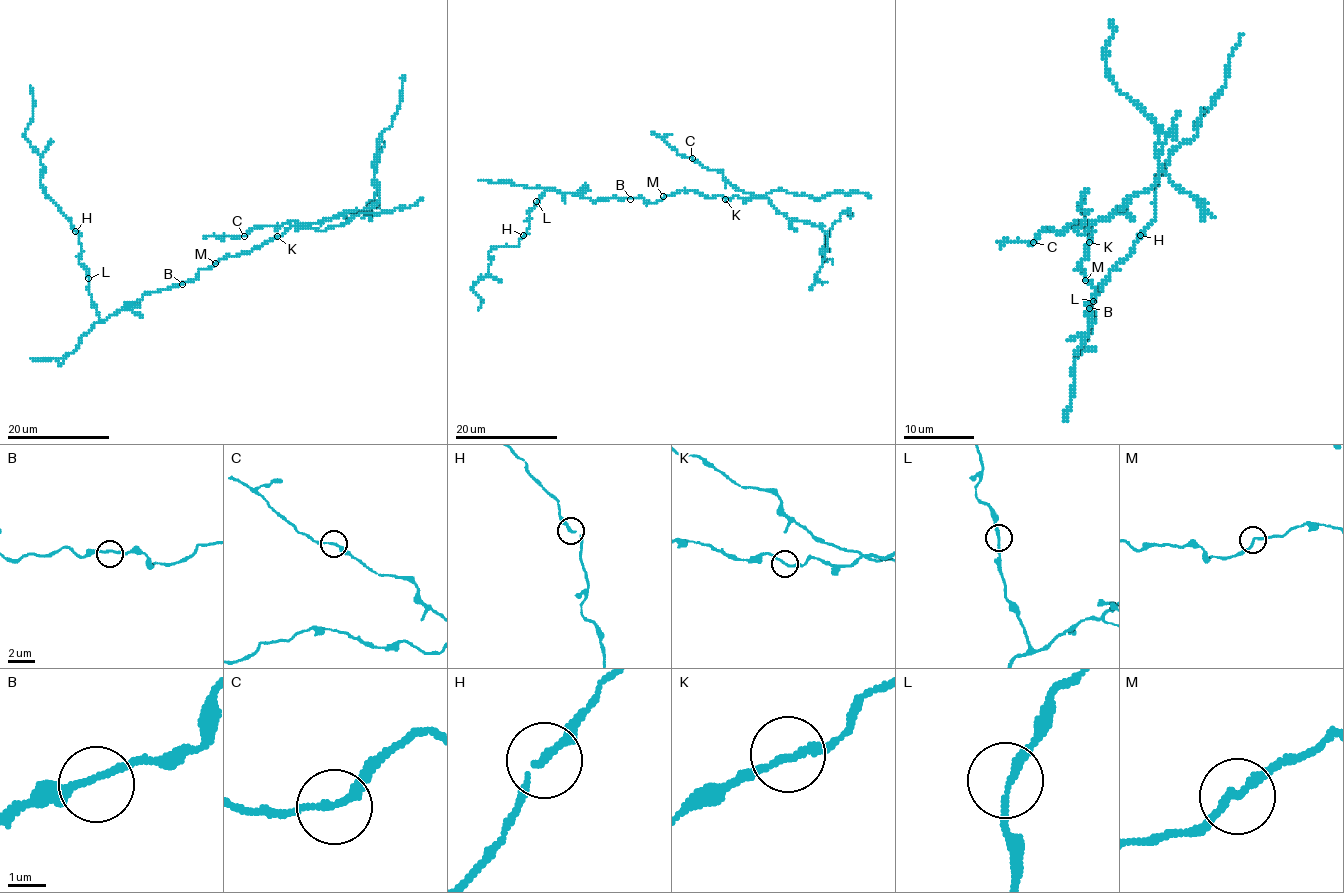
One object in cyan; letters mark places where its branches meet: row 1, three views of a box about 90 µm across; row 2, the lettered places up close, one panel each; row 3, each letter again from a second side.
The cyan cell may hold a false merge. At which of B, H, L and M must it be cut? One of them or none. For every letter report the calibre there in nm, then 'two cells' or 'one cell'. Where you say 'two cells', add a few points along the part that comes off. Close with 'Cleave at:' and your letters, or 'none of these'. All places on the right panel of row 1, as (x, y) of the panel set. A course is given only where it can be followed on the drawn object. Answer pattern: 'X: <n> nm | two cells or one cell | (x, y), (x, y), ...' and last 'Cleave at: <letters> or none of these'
B: 190 nm | one cell
H: 180 nm | one cell
L: 190 nm | one cell
M: 190 nm | two cells | (1086, 279), (1077, 265), (1087, 255), (1086, 227), (1145, 191), (1160, 169), (1154, 121), (1107, 72), (1109, 21)
Cleave at: M

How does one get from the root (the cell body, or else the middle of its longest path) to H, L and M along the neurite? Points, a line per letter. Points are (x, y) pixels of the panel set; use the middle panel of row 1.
H: (630, 197), (619, 200), (613, 196), (592, 201), (549, 188), (527, 213), (530, 225), (523, 235)
L: (630, 197), (619, 200), (613, 196), (592, 201), (549, 188), (536, 201)
M: (630, 197), (657, 202), (664, 196)

